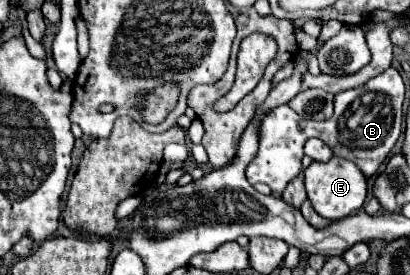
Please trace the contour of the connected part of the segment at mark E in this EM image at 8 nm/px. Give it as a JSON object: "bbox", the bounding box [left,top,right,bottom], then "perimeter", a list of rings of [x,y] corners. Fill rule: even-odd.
{"bbox":[305,139,367,221],"perimeter":[[[309,139],[305,143],[305,155],[309,155],[313,159],[313,163],[305,169],[307,197],[313,205],[313,209],[321,217],[337,221],[337,219],[343,219],[363,207],[365,197],[367,197],[367,179],[363,175],[363,171],[353,161],[333,157],[331,147],[319,139]],[[317,161],[327,161],[327,163],[317,163]]]}

